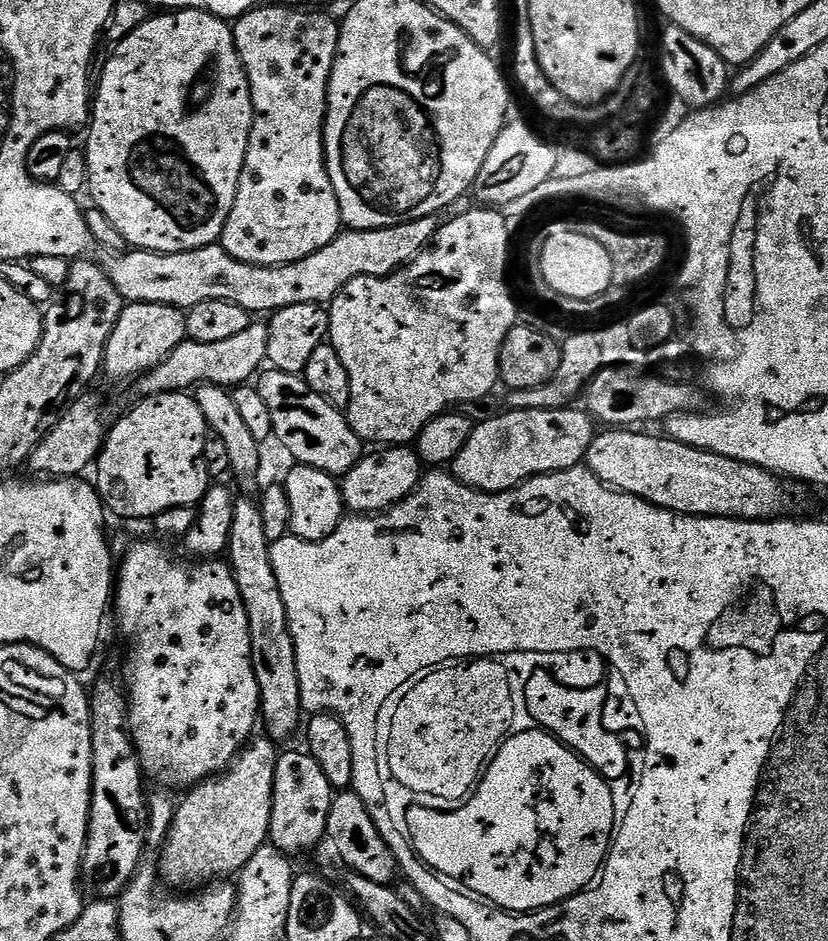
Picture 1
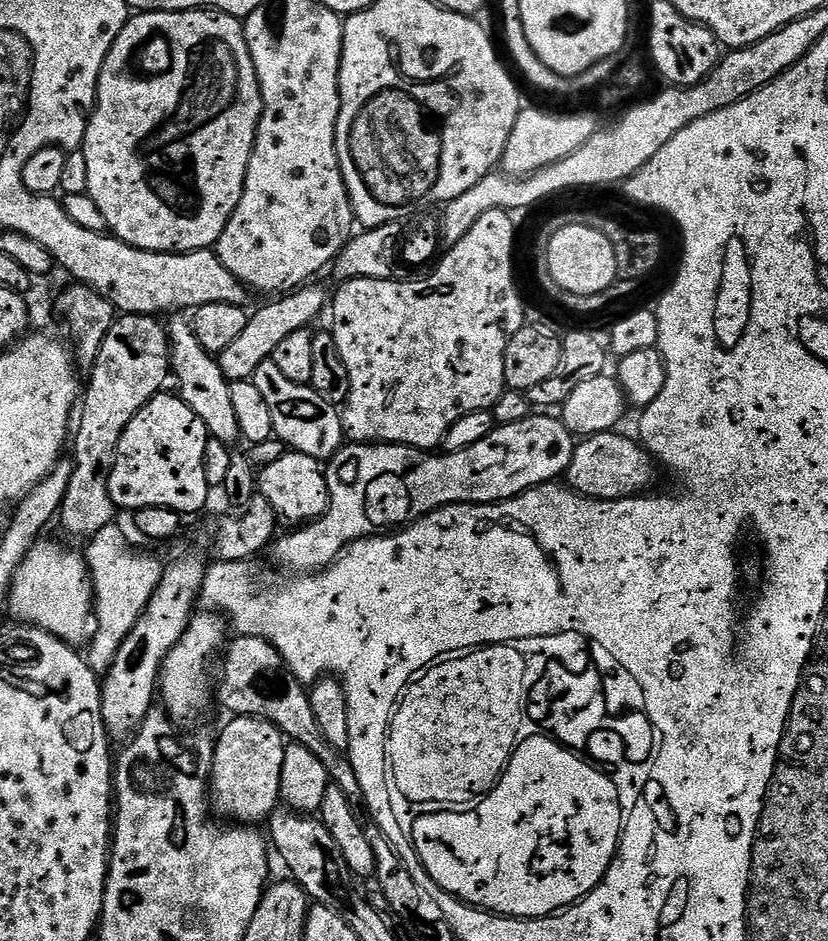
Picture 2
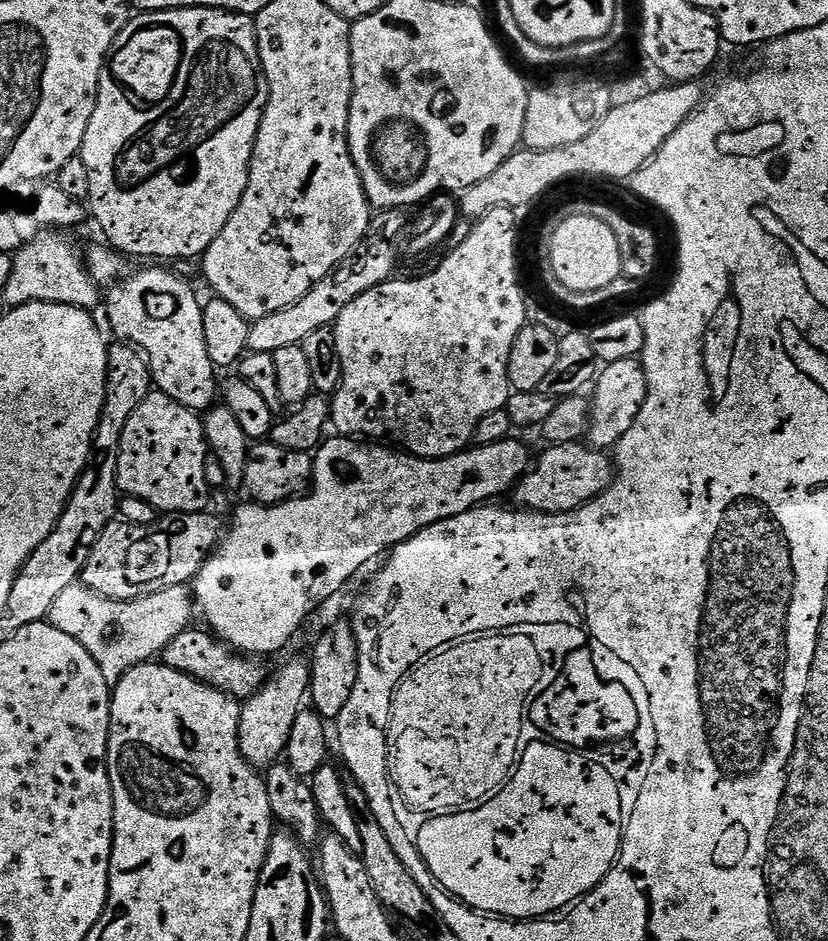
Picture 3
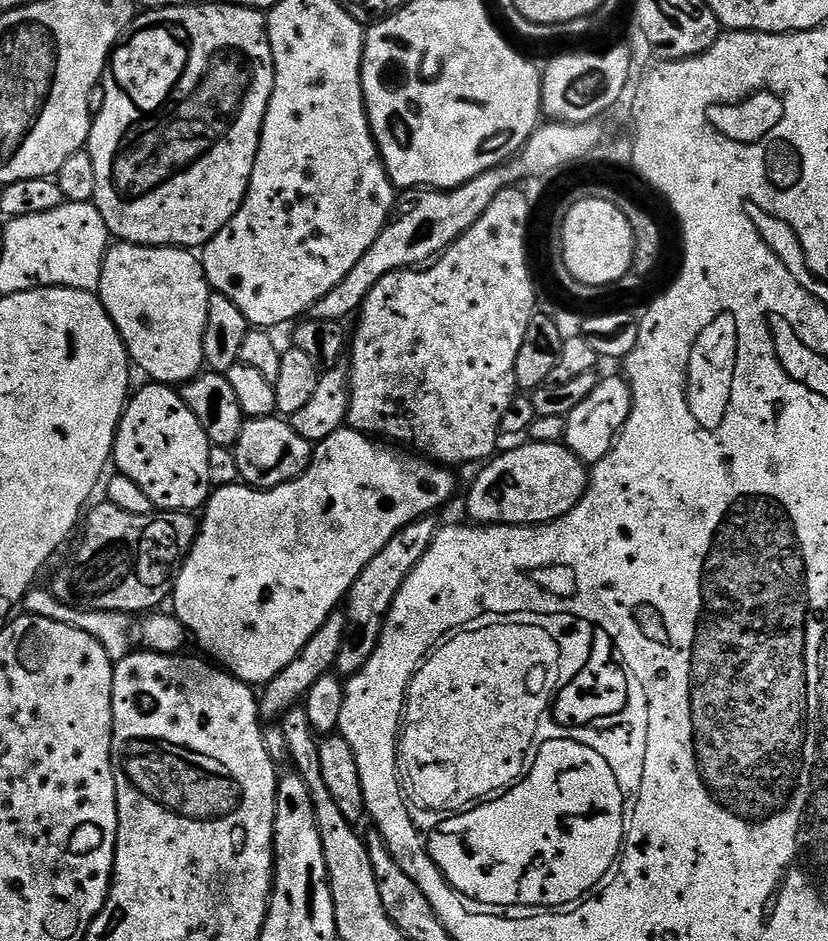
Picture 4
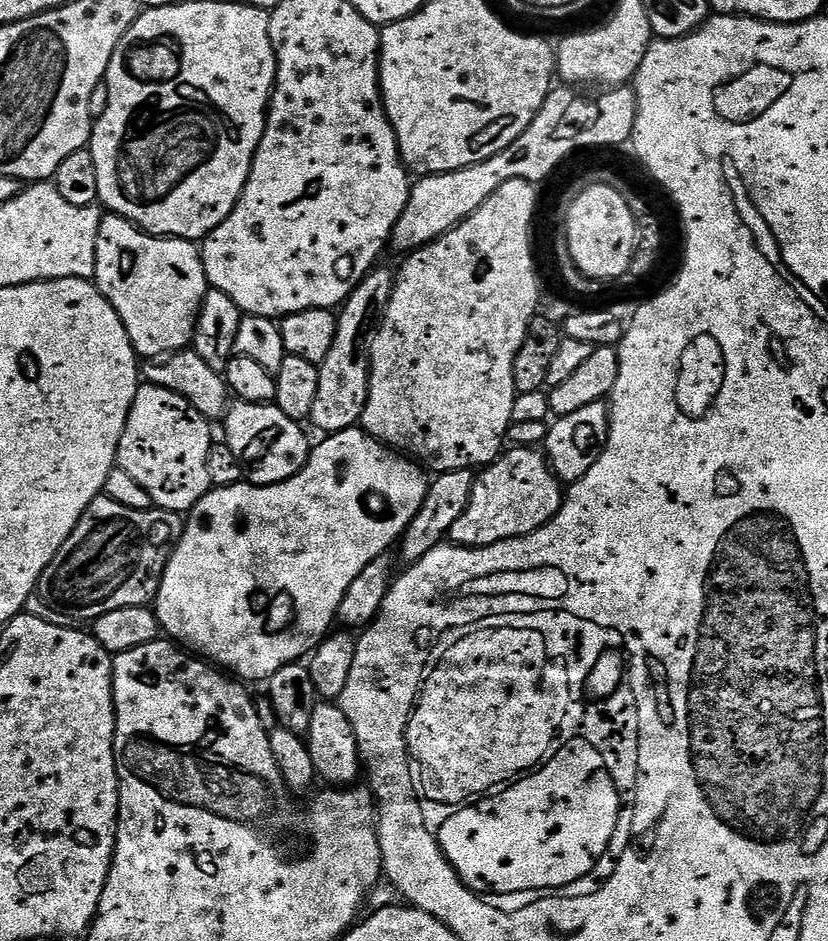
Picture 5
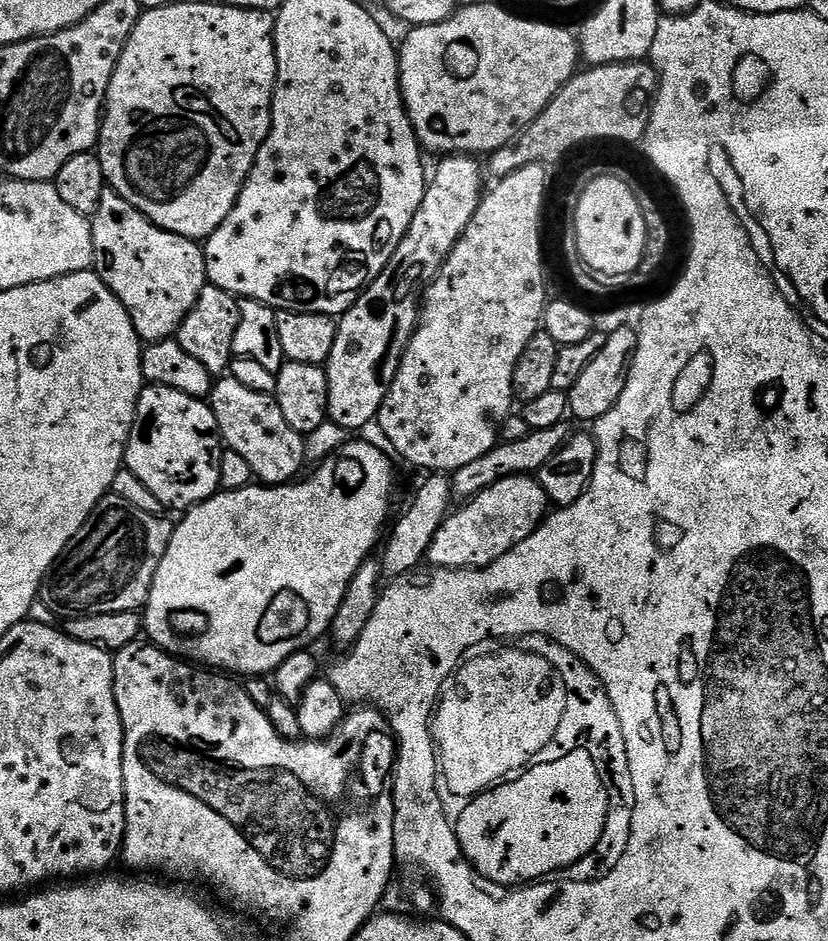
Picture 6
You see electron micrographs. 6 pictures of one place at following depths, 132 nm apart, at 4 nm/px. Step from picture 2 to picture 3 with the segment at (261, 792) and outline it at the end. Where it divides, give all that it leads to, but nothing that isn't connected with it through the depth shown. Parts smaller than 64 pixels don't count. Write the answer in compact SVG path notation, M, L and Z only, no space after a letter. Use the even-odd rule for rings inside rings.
M288 660L277 672L273 671L260 689L243 701L240 710L240 749L246 762L257 770L267 770L287 753L290 730L294 730L294 718L309 699L309 661Z

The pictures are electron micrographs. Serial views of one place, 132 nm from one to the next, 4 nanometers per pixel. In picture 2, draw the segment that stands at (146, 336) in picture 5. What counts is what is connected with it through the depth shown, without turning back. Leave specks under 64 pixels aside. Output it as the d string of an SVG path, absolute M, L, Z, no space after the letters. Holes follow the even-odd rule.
M187 319L176 320L167 325L168 342L170 345L170 372L176 376L176 384L180 399L202 418L208 427L211 439L220 440L229 446L235 445L235 440L241 439L238 418L234 415L234 405L230 399L230 382L222 374L219 359L213 353L206 351L202 342L194 334L191 323Z

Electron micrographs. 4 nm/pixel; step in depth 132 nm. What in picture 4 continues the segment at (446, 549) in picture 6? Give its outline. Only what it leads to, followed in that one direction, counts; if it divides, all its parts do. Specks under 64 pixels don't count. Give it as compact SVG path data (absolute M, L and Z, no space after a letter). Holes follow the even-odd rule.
M527 442L521 448L501 451L495 458L489 459L476 476L472 489L468 492L467 519L476 526L489 524L549 524L551 520L562 518L578 506L586 494L590 479L589 469L563 443L537 444Z

